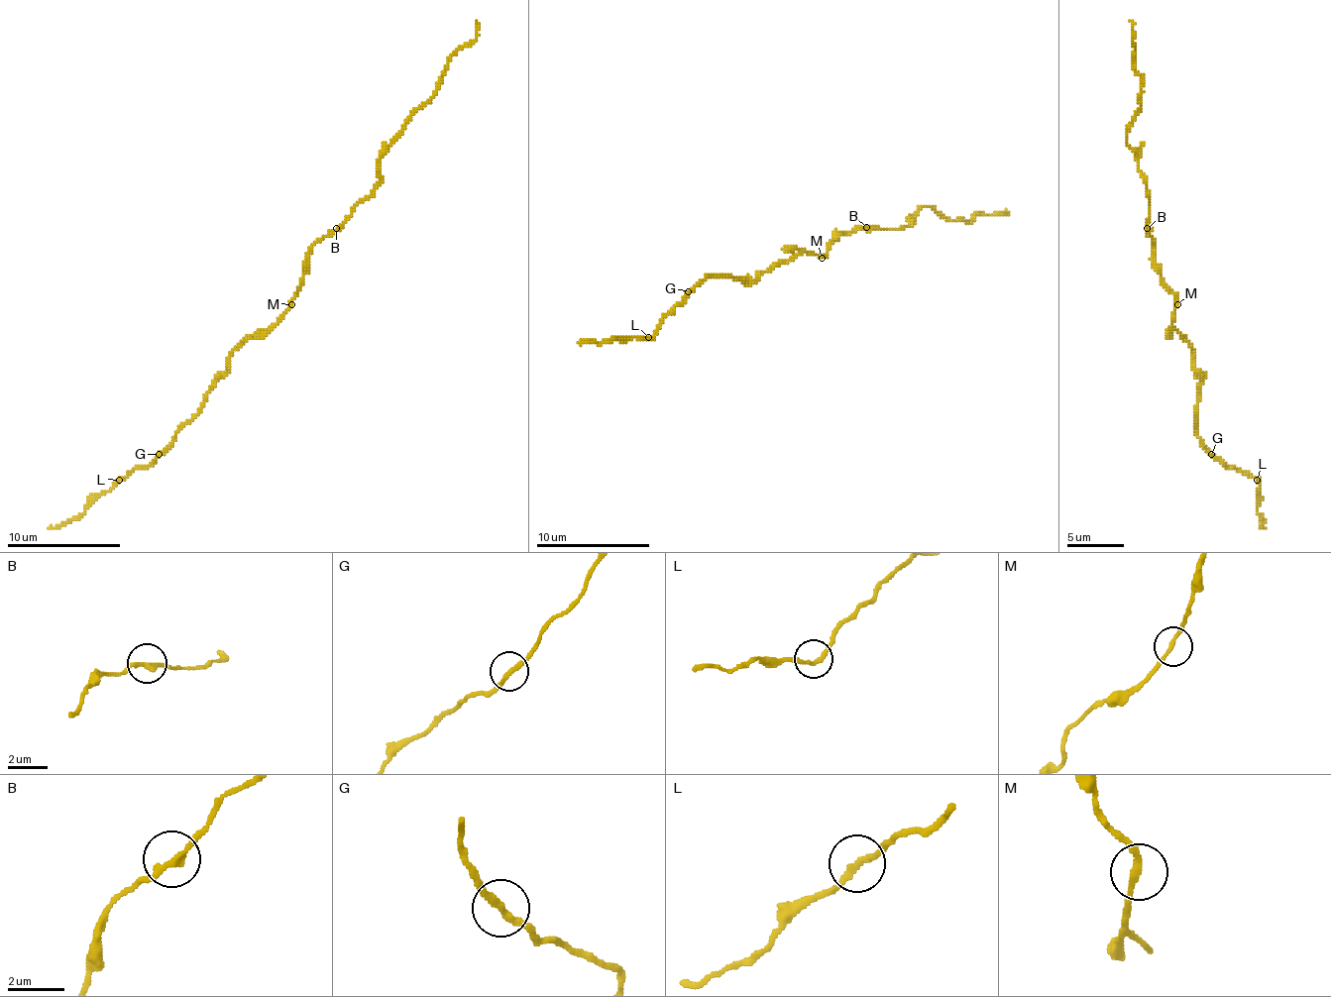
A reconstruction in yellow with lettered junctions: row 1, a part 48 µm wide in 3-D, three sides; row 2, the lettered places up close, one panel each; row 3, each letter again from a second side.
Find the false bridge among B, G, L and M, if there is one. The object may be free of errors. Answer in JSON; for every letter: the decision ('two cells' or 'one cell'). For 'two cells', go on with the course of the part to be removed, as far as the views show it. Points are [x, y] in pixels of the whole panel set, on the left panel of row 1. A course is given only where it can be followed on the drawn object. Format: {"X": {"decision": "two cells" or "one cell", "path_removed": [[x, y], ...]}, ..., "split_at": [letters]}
{"B": {"decision": "one cell"}, "G": {"decision": "one cell"}, "L": {"decision": "one cell"}, "M": {"decision": "one cell"}, "split_at": []}

